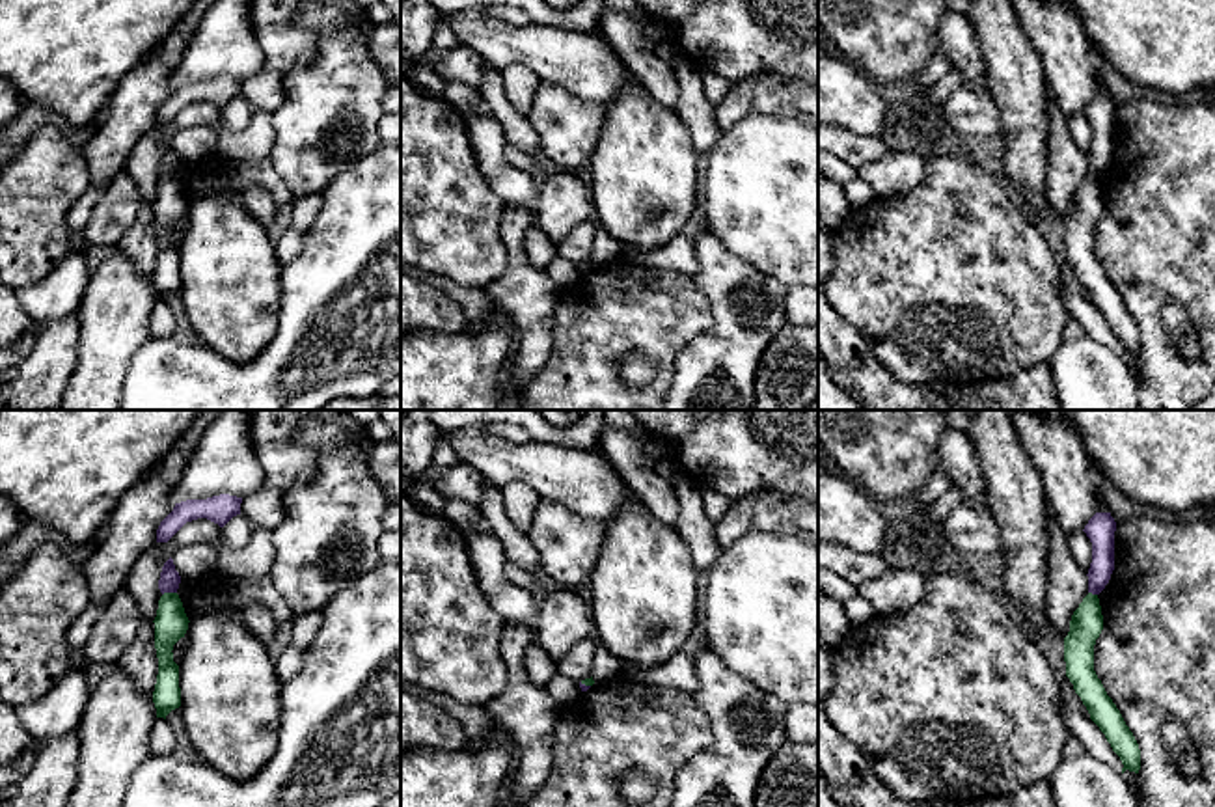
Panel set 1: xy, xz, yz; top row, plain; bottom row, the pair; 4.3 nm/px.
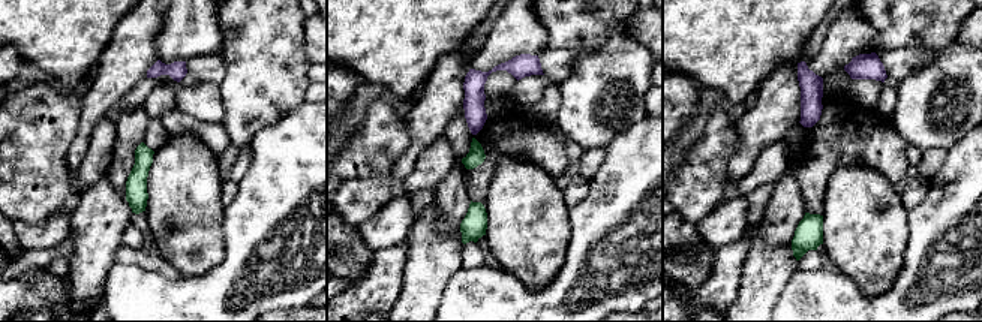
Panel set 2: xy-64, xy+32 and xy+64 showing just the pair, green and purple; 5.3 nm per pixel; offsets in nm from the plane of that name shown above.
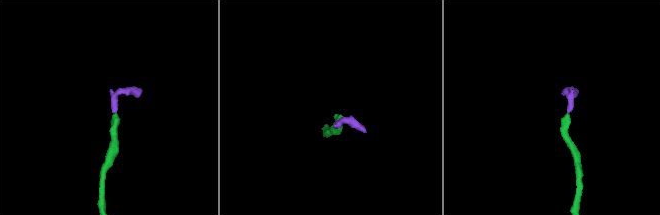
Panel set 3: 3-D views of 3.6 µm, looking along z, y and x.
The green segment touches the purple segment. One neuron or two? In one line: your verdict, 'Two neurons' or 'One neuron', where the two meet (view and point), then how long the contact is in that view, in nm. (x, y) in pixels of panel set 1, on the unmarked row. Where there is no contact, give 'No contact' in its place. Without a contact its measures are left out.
One neuron. Touches green at xy (168, 176). Shared border 70 nm

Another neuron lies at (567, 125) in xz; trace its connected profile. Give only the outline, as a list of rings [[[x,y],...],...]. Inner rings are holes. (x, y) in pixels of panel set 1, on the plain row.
[[[542,80],[527,121],[539,136],[540,153],[561,171],[576,173],[591,164],[606,114],[604,103],[581,99]]]

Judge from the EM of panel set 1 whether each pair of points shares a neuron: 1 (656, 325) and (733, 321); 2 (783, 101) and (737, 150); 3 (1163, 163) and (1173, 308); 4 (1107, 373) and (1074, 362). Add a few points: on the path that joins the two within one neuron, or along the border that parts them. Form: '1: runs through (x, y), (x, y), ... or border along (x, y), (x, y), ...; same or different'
1: border along (696, 282), (709, 302), (712, 323), (679, 351); different
2: border along (798, 118), (744, 116), (727, 129); different
3: border along (1167, 299), (1184, 308), (1195, 334); different
4: runs through (1100, 373), (1085, 373), (1081, 369); same

